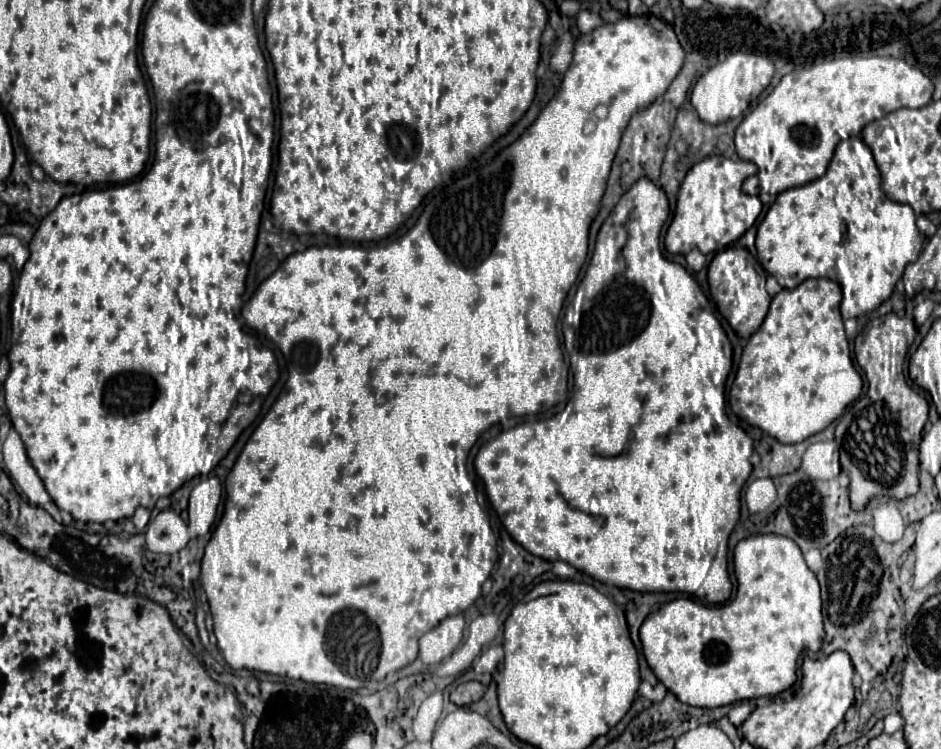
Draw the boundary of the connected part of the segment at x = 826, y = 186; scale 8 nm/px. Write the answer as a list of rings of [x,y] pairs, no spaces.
[[[850,137],[838,143],[824,177],[780,193],[764,221],[758,225],[755,240],[762,267],[772,277],[776,277],[780,287],[794,289],[810,277],[826,277],[838,283],[842,289],[842,319],[860,317],[884,303],[892,295],[894,285],[904,273],[904,267],[918,259],[922,245],[924,239],[916,225],[916,214],[912,207],[886,197],[872,151],[860,137]]]

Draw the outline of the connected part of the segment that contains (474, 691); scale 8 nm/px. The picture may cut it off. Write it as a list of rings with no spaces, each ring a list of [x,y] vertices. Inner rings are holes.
[[[468,681],[468,683],[460,683],[452,693],[450,693],[450,701],[456,703],[458,707],[470,705],[474,701],[478,701],[484,695],[484,685],[478,681]]]

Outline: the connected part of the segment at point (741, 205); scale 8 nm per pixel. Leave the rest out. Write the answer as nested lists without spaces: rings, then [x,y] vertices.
[[[720,155],[706,157],[688,175],[680,185],[678,205],[674,219],[666,233],[666,249],[670,253],[690,253],[694,247],[702,253],[722,251],[738,237],[742,237],[758,219],[762,203],[758,197],[742,193],[744,180],[758,172],[757,166],[749,161],[724,159]]]

